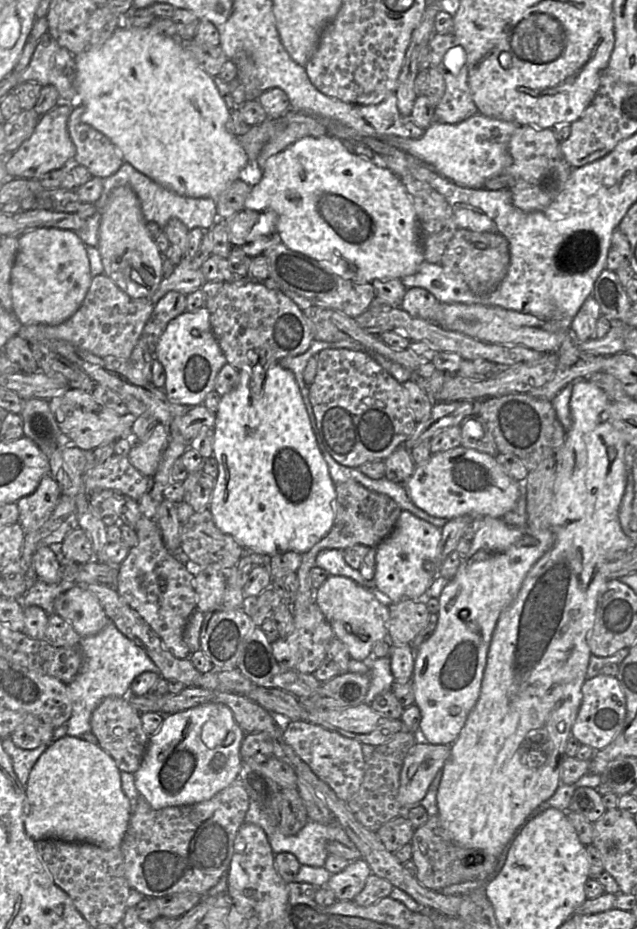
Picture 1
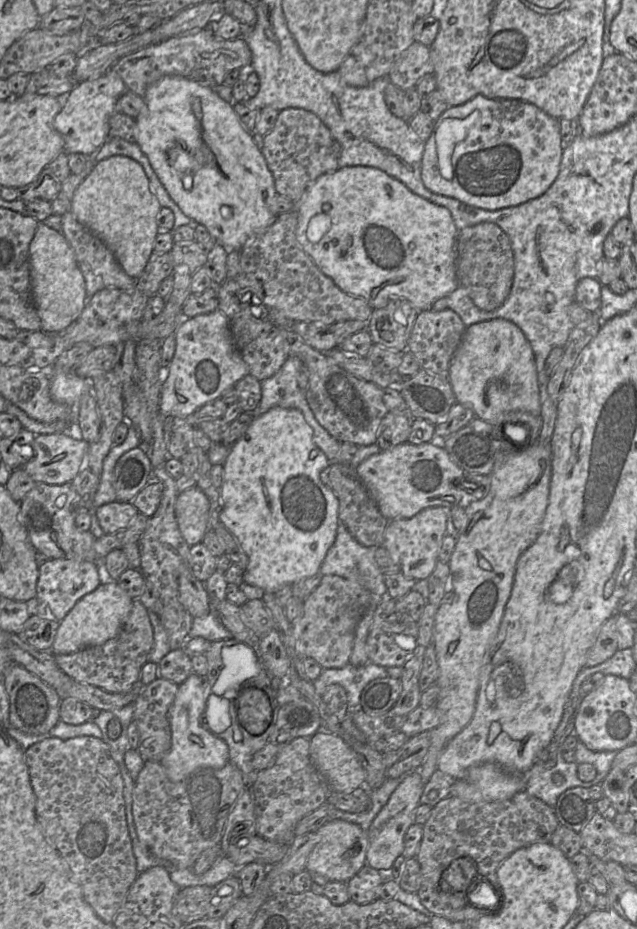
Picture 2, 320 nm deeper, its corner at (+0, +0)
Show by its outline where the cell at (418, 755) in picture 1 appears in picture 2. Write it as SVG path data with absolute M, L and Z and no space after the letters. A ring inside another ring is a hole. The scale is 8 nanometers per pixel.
M413 770L407 773L395 791L391 794L387 803L373 819L367 834L368 848L366 864L380 871L389 872L396 858L403 853L404 836L408 828L415 823L415 811L420 805L420 796L425 784L420 774Z

